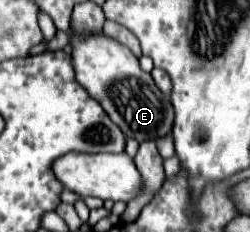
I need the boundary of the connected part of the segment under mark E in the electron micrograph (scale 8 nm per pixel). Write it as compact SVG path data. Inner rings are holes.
M71 31L71 63L75 69L77 83L101 103L111 121L137 141L157 139L171 133L173 127L173 105L155 85L153 77L139 67L137 57L127 47L121 47L115 39L101 35L73 35ZM135 77L135 79L133 79Z

